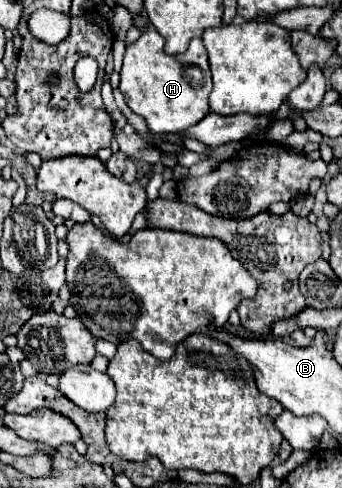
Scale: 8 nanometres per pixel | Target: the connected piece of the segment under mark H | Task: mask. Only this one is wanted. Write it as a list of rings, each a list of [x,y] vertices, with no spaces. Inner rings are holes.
[[[148,29],[140,39],[126,47],[124,63],[120,71],[120,91],[126,97],[128,107],[142,115],[152,133],[176,133],[194,125],[206,117],[208,95],[212,89],[212,75],[208,55],[200,37],[190,41],[186,53],[164,53],[164,37],[156,29]]]

